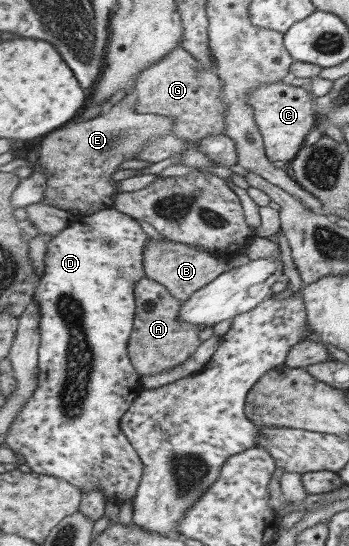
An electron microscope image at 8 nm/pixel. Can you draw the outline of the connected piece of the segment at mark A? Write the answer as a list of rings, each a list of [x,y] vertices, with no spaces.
[[[148,277],[135,286],[138,308],[135,315],[134,333],[130,339],[130,357],[142,376],[157,376],[163,370],[171,370],[187,362],[201,346],[201,328],[193,323],[181,323],[179,314],[183,301],[171,294],[167,287]]]

